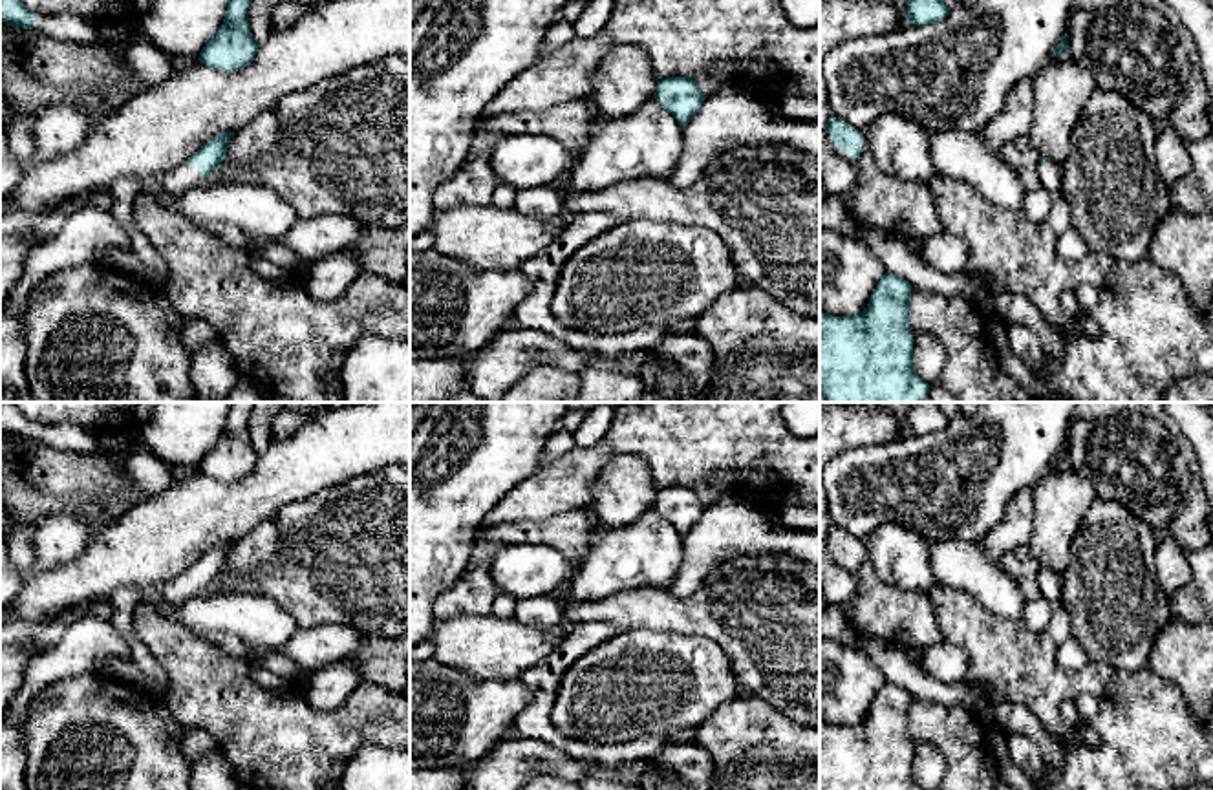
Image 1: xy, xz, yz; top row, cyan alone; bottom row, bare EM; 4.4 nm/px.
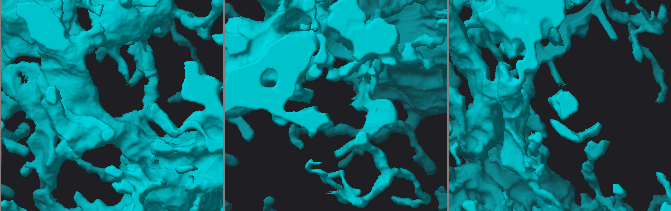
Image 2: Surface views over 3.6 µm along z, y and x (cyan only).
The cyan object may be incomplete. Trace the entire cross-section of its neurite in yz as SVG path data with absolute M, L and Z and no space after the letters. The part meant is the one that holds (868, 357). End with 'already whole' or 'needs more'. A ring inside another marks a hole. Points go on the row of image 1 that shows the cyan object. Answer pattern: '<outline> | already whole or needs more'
M886 272L867 307L854 316L820 311L820 395L827 402L922 402L929 384L913 369L911 283Z | already whole

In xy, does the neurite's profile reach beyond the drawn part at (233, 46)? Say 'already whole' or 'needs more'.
already whole

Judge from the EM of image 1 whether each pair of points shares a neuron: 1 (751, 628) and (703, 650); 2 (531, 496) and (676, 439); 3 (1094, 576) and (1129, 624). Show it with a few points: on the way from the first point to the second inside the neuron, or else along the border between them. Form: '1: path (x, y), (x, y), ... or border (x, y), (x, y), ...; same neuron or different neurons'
1: border (679, 633), (710, 639), (729, 661); different neurons
2: path (568, 480), (615, 441), (639, 439); same neuron
3: path (1105, 587), (1113, 595), (1118, 613); same neuron

